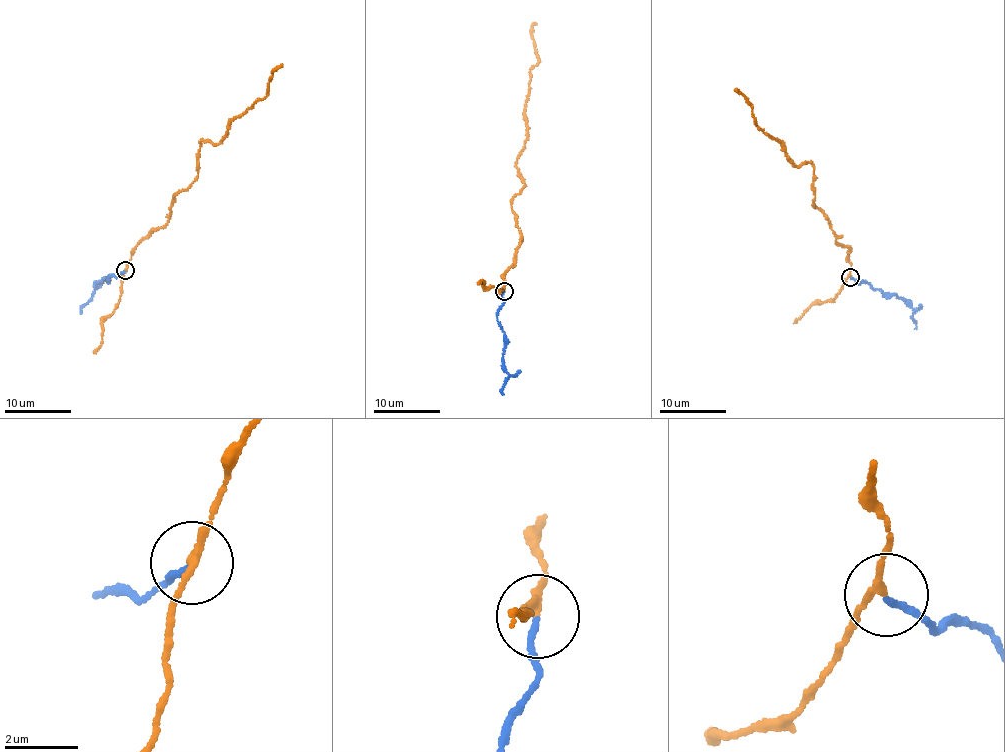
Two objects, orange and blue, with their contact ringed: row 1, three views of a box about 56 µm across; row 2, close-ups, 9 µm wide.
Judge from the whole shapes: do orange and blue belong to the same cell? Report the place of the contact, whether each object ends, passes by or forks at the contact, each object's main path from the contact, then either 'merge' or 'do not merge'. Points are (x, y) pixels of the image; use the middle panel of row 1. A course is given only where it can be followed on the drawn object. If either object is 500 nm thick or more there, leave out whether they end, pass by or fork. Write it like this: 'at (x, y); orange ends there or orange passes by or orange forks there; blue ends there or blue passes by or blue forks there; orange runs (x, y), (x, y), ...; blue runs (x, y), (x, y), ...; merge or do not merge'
at (504, 291); orange passes by; blue ends there; orange runs (504, 291), (521, 239), (511, 204), (525, 184), (517, 157), (539, 61), (536, 23); blue runs (504, 292), (497, 317), (505, 333), (503, 357), (509, 375), (502, 393); do not merge

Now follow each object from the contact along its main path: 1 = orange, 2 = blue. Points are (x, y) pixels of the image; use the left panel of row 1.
1: (126, 270), (198, 174), (200, 143), (222, 141), (282, 64)
2: (126, 271), (109, 276), (110, 279), (106, 277), (99, 280), (90, 301), (80, 309), (80, 314)

